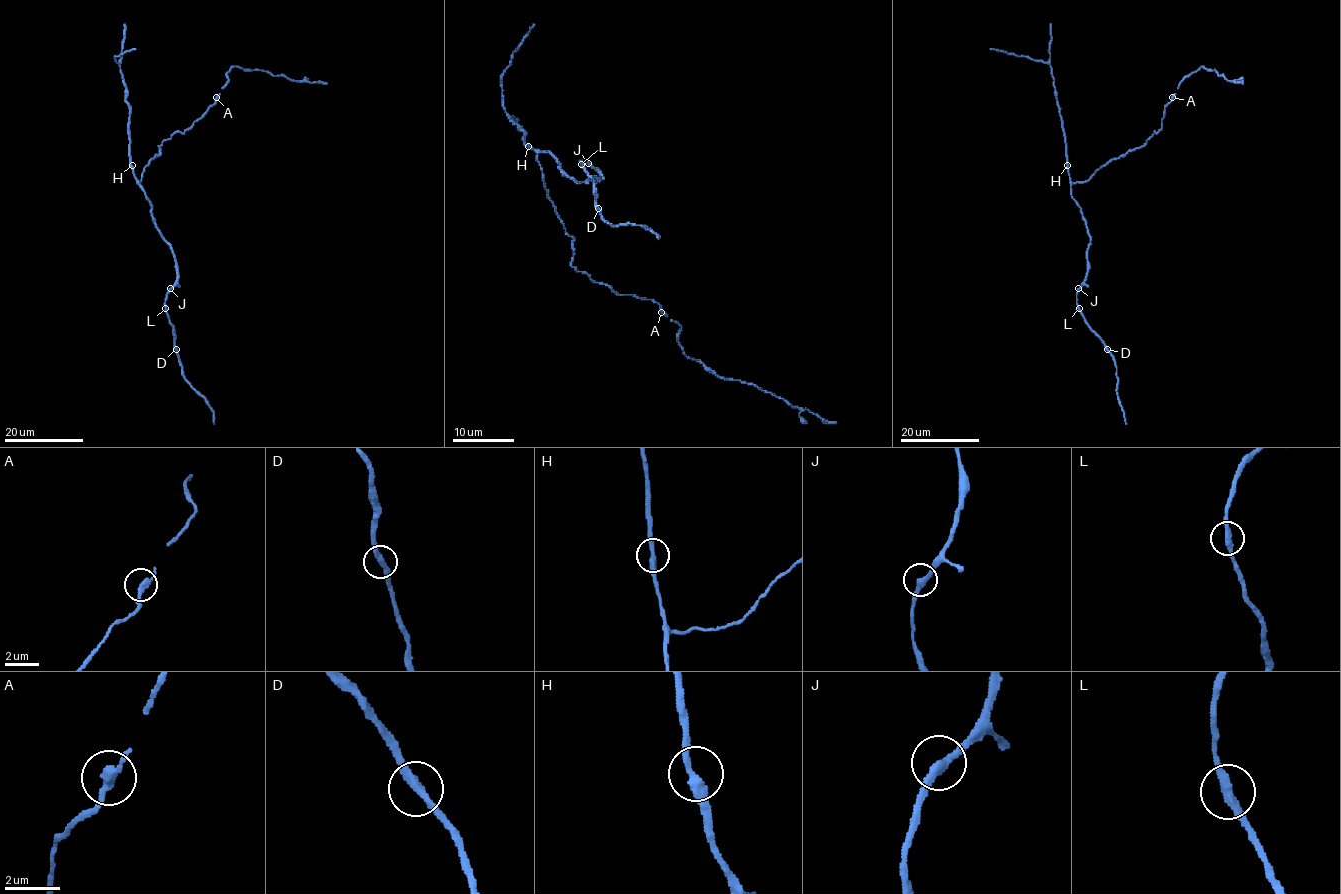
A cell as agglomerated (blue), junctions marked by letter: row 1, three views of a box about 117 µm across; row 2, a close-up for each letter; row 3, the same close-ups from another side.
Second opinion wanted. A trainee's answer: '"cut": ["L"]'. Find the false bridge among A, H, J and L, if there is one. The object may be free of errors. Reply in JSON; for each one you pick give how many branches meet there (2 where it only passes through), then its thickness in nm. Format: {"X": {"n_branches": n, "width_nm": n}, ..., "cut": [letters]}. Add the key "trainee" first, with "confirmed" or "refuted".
{"trainee": "refuted", "cut": []}

